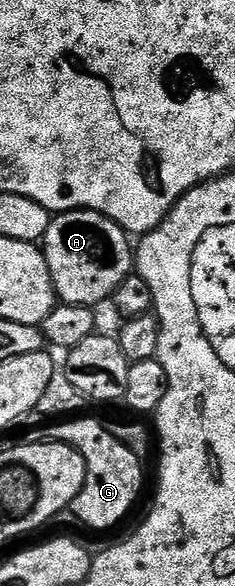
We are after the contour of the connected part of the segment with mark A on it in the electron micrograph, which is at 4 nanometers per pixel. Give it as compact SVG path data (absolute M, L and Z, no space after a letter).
M66 210L64 214L55 214L51 219L49 224L49 232L43 237L41 243L41 249L45 260L47 261L47 267L49 268L49 276L53 280L55 285L55 293L57 295L58 301L60 303L69 306L90 306L92 308L98 307L98 302L103 302L114 295L116 288L121 285L128 274L132 273L133 270L133 242L131 246L132 239L129 237L126 230L123 230L116 224L113 220L109 220L104 214L99 214L95 210Z

